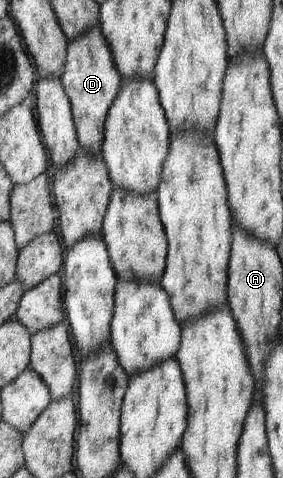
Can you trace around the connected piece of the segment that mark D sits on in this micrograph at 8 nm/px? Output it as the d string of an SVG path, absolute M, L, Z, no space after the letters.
M101 25L90 29L76 41L69 41L68 44L67 63L61 80L71 100L81 148L92 155L101 156L105 139L104 125L111 106L123 87L124 78L116 68L115 58Z

